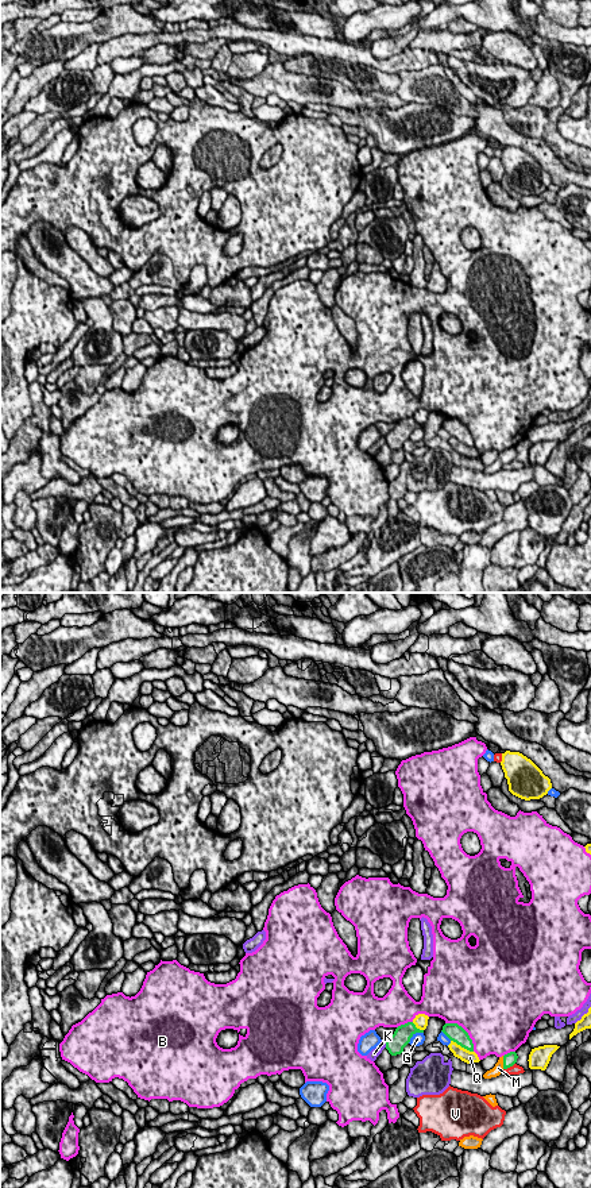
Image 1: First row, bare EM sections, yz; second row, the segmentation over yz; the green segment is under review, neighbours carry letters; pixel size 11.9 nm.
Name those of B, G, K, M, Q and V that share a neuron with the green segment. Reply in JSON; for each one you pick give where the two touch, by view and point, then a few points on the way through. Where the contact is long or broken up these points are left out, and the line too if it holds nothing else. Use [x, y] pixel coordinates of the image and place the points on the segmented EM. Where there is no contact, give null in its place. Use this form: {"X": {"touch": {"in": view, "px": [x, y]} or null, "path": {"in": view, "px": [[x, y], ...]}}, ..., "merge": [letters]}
{"M": {"touch": {"in": "yz", "px": [503, 1063]}, "path": {"in": "yz", "px": [[510, 1059], [503, 1063], [498, 1068]]}}, "merge": ["M"]}

